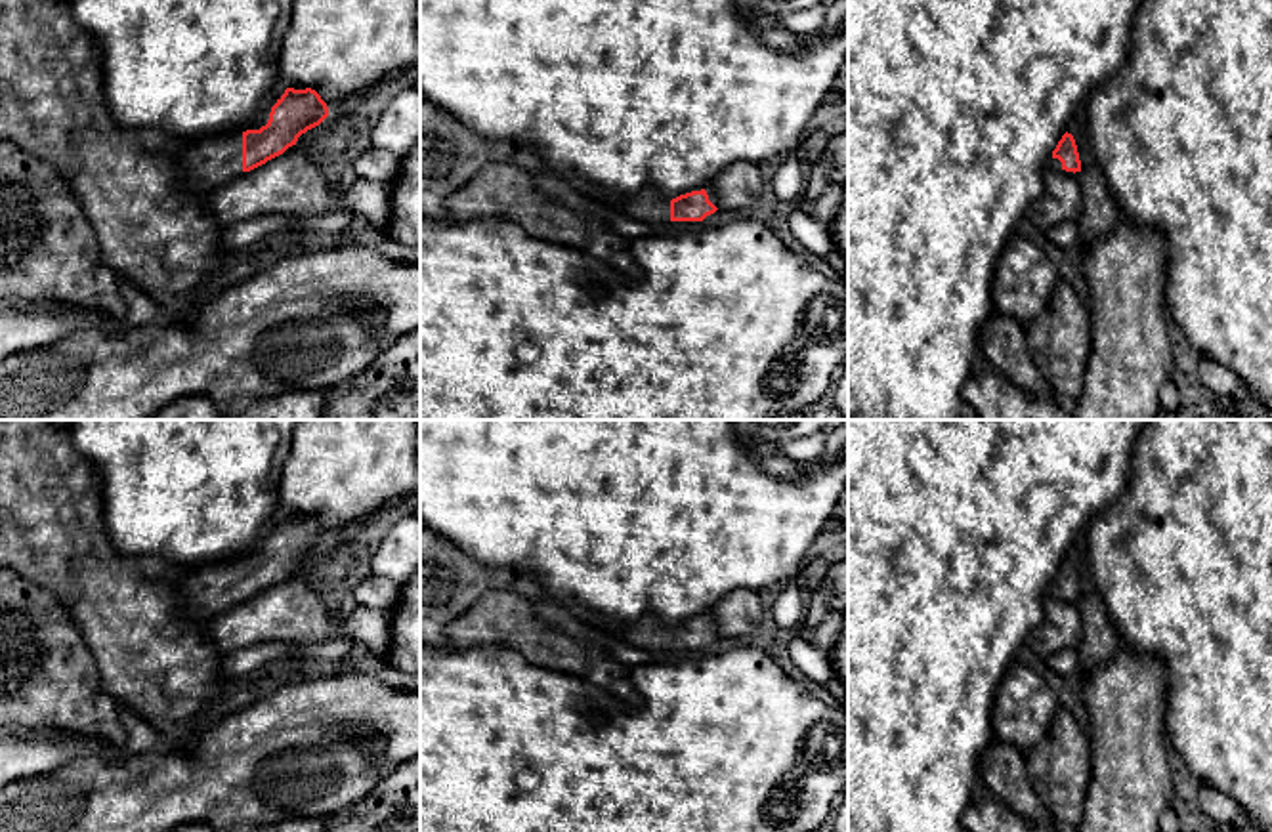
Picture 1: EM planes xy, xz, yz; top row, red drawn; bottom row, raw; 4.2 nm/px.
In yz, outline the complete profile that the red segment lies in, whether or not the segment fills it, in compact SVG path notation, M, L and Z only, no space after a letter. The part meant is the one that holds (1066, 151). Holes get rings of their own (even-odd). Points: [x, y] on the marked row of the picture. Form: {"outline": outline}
{"outline": "M1066 132L1062 135L1056 149L1049 155L1045 168L1064 172L1073 177L1079 176L1081 160L1079 160L1077 145L1071 134Z"}

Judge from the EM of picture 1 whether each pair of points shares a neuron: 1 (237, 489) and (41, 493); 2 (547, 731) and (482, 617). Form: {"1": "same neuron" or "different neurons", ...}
{"1": "different neurons", "2": "different neurons"}

